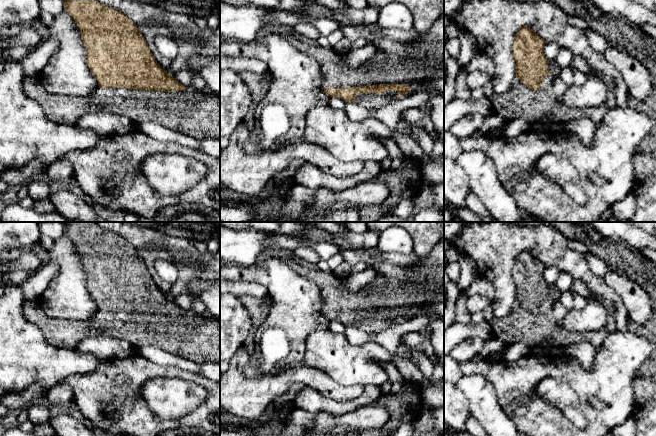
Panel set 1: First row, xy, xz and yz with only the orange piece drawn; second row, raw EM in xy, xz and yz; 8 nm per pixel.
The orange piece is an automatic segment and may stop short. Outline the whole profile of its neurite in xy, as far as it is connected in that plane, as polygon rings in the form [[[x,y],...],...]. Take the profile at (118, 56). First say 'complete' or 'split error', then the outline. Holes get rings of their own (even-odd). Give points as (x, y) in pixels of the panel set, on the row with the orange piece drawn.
split error; [[[65,0],[65,10],[73,17],[81,31],[82,42],[86,48],[87,65],[97,79],[99,88],[89,97],[70,97],[47,92],[39,76],[25,78],[25,94],[35,100],[51,121],[73,126],[85,114],[111,113],[131,120],[135,126],[153,121],[180,132],[198,141],[205,138],[220,140],[220,96],[208,94],[194,88],[187,88],[170,76],[155,60],[145,38],[136,24],[123,13],[101,4],[98,0]]]

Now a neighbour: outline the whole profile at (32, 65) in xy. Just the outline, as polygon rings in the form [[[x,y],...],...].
[[[49,32],[48,37],[42,40],[40,47],[21,60],[25,77],[40,76],[42,69],[57,49],[58,42]]]

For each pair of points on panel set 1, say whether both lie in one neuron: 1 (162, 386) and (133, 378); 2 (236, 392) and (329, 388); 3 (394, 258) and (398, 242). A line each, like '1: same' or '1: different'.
1: different
2: same
3: different

